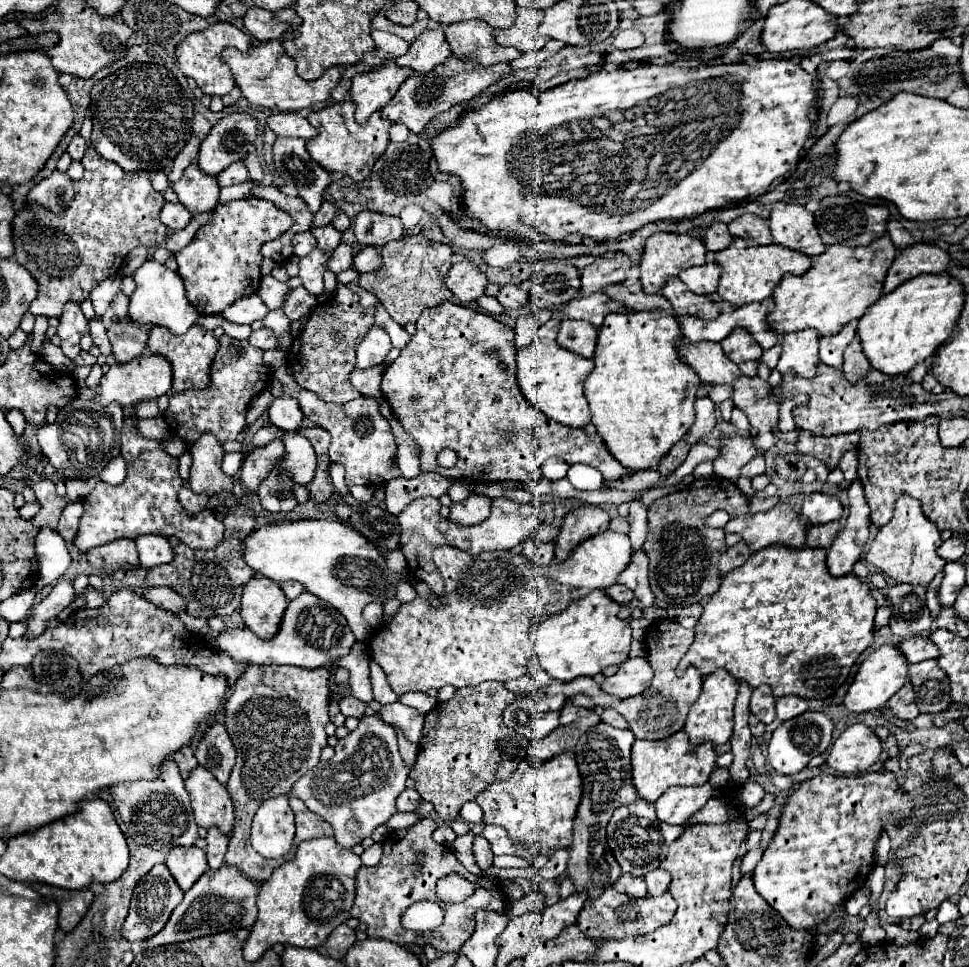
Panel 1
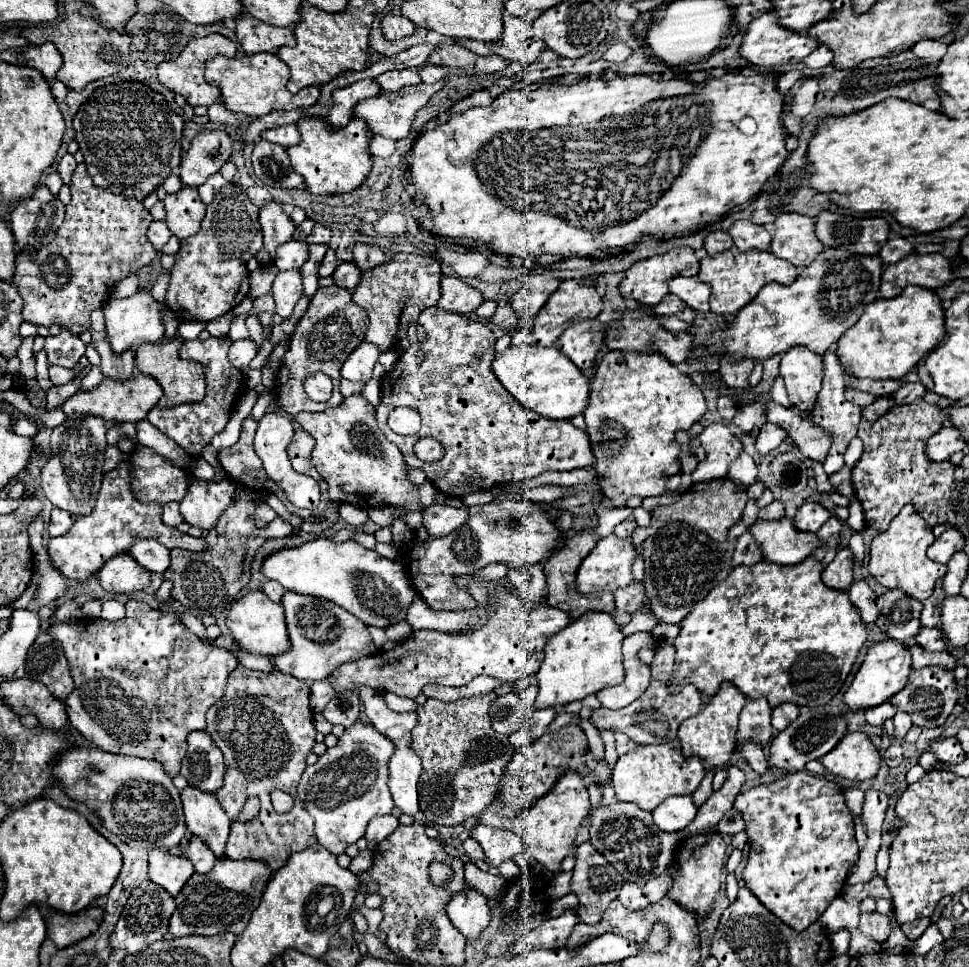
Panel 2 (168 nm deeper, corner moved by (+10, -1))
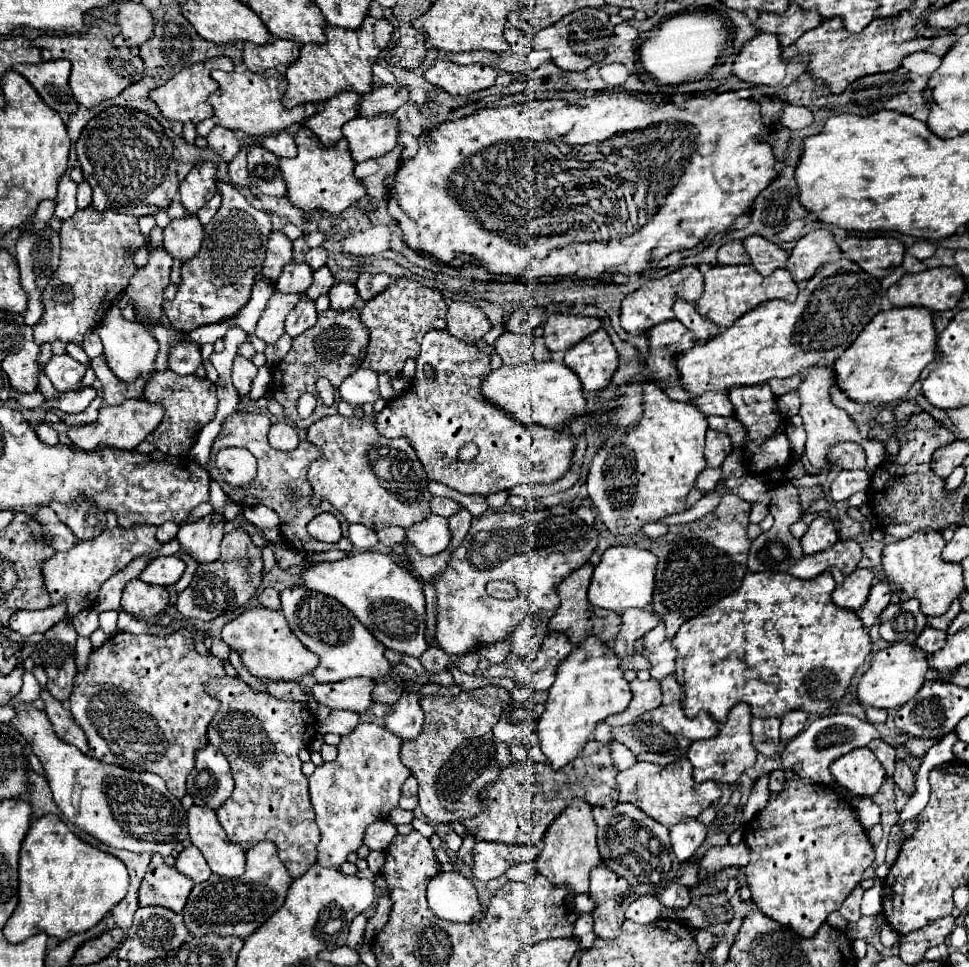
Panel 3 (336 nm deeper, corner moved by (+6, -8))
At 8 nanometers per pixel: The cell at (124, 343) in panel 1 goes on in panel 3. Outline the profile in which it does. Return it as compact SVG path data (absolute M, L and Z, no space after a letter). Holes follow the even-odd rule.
M105 357L91 359L91 367L95 371L95 377L103 385L103 405L119 405L127 399L139 399L145 389L145 379L137 379L135 383L121 383L107 367Z

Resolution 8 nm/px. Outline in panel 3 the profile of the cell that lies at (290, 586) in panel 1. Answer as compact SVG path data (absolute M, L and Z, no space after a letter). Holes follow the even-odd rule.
M263 589L263 593L259 595L259 603L267 609L279 609L279 605L281 605L279 593L275 589Z

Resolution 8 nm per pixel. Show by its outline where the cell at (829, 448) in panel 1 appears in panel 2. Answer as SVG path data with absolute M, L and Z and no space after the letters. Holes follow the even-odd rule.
M829 350L825 356L823 356L823 364L825 364L825 370L823 370L823 388L819 392L819 398L817 398L817 404L815 404L815 410L811 412L811 420L819 426L819 428L825 428L825 432L829 432L833 436L833 444L829 448L829 456L825 458L823 466L825 466L825 472L827 474L833 474L837 472L845 462L843 462L843 452L847 448L847 444L851 442L851 438L857 434L857 428L859 428L859 420L861 420L861 408L857 404L851 404L845 400L843 396L843 390L845 390L845 382L843 382L843 366L841 362L837 360L837 354L833 350Z

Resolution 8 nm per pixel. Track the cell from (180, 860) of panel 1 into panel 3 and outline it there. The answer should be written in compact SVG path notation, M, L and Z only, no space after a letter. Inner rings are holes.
M153 855L139 887L139 907L159 905L181 913L191 889L193 881L189 877L177 873L175 867L165 865L161 855Z

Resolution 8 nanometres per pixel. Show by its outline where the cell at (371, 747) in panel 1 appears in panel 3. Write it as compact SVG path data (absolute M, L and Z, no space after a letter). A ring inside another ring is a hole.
M359 723L345 735L337 747L337 759L323 763L309 777L309 795L315 811L315 823L321 831L317 863L339 867L351 851L363 845L365 829L389 815L401 795L401 785L411 775L399 759L401 739L377 723Z

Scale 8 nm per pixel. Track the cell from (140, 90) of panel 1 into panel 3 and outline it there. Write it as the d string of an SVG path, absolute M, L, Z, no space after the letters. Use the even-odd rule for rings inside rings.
M109 107L101 111L93 121L83 129L77 145L77 157L83 171L85 181L93 187L93 207L97 211L121 211L133 217L157 215L159 209L167 209L169 203L177 197L179 179L175 173L175 161L171 157L173 143L167 139L161 125L149 117L147 113L125 109L125 107Z

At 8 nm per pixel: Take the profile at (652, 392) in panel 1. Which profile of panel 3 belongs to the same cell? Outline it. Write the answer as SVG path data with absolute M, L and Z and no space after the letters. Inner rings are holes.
M645 383L643 387L643 419L631 431L613 431L607 443L595 455L589 475L587 475L587 491L589 499L599 509L601 521L613 535L633 537L641 531L645 523L655 523L667 515L681 513L687 509L687 495L695 487L697 475L707 467L705 463L705 431L707 419L693 403L671 401L663 389L655 383Z

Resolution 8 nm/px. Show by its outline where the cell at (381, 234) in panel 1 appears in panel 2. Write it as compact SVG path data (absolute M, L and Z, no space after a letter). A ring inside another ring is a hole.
M357 242L353 246L353 260L355 264L361 268L361 270L369 270L369 268L375 268L383 262L387 262L387 254L375 246L375 244L365 244L365 242Z

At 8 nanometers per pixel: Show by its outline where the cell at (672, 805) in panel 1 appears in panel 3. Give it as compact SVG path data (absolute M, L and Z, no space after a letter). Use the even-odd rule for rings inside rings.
M689 819L689 821L675 825L671 829L671 843L673 843L675 857L681 863L693 861L699 853L699 847L705 841L705 835L707 835L707 827L695 819Z

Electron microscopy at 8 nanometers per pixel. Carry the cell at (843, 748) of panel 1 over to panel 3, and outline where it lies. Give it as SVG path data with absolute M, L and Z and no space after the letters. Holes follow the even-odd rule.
M867 747L851 751L845 759L837 759L831 765L831 773L841 787L865 797L875 795L885 781L885 767Z

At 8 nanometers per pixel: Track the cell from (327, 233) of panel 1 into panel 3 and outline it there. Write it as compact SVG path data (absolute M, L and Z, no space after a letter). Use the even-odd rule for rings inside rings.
M301 295L299 305L291 311L291 315L285 321L285 333L291 337L297 337L297 335L305 333L315 321L317 321L315 303L309 301L305 295Z

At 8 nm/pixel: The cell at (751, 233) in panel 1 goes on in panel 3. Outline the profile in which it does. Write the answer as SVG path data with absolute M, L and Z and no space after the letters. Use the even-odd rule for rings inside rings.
M751 235L743 241L751 261L753 261L753 267L761 273L761 275L771 275L775 269L783 269L787 259L789 259L789 253L785 249L781 249L779 245L763 239L763 237L757 237L757 235Z

